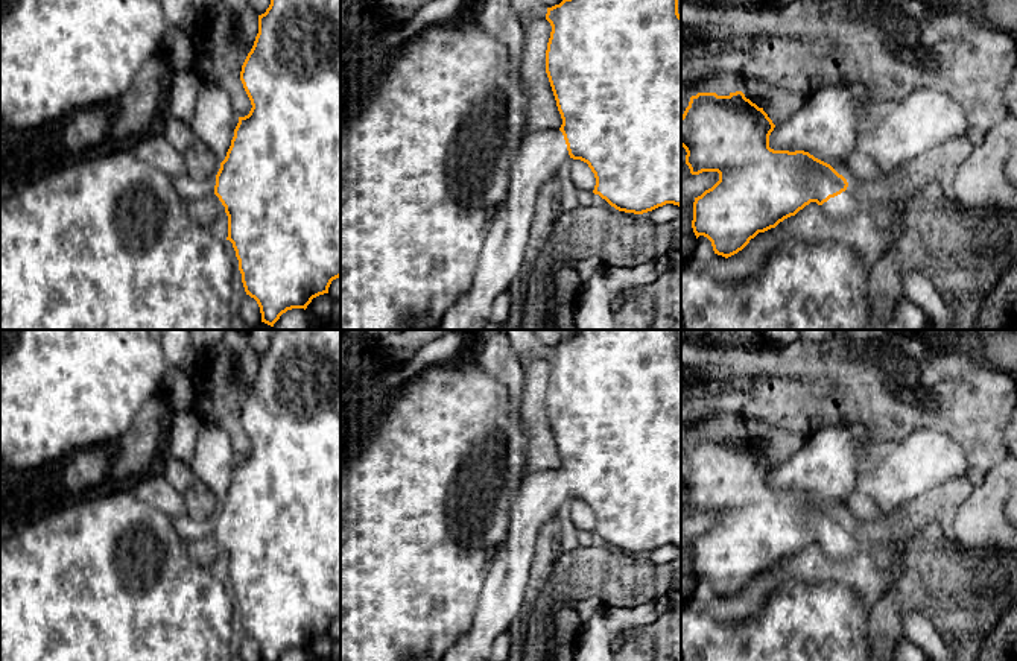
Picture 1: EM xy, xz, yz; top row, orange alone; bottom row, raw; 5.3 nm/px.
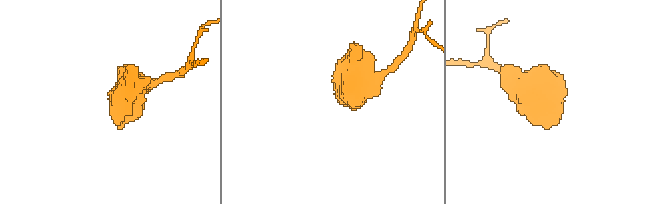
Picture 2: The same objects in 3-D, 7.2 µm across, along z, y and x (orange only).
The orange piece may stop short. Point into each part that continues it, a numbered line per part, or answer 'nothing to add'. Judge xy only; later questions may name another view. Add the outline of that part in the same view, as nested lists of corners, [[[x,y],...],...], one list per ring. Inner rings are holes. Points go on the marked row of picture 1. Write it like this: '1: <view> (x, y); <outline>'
1: xy (204, 211); [[[214,193],[187,204],[187,210],[192,219],[204,228],[208,228],[214,219],[225,213],[225,207]]]

